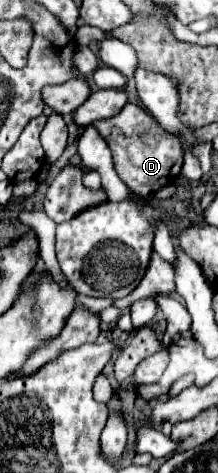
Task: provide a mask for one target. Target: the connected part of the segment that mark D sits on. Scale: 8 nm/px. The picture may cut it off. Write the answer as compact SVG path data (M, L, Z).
M138 104L126 106L118 118L94 124L108 142L114 158L114 170L120 180L138 196L150 196L158 192L166 182L174 182L182 170L182 148L176 134L164 130L148 110Z

